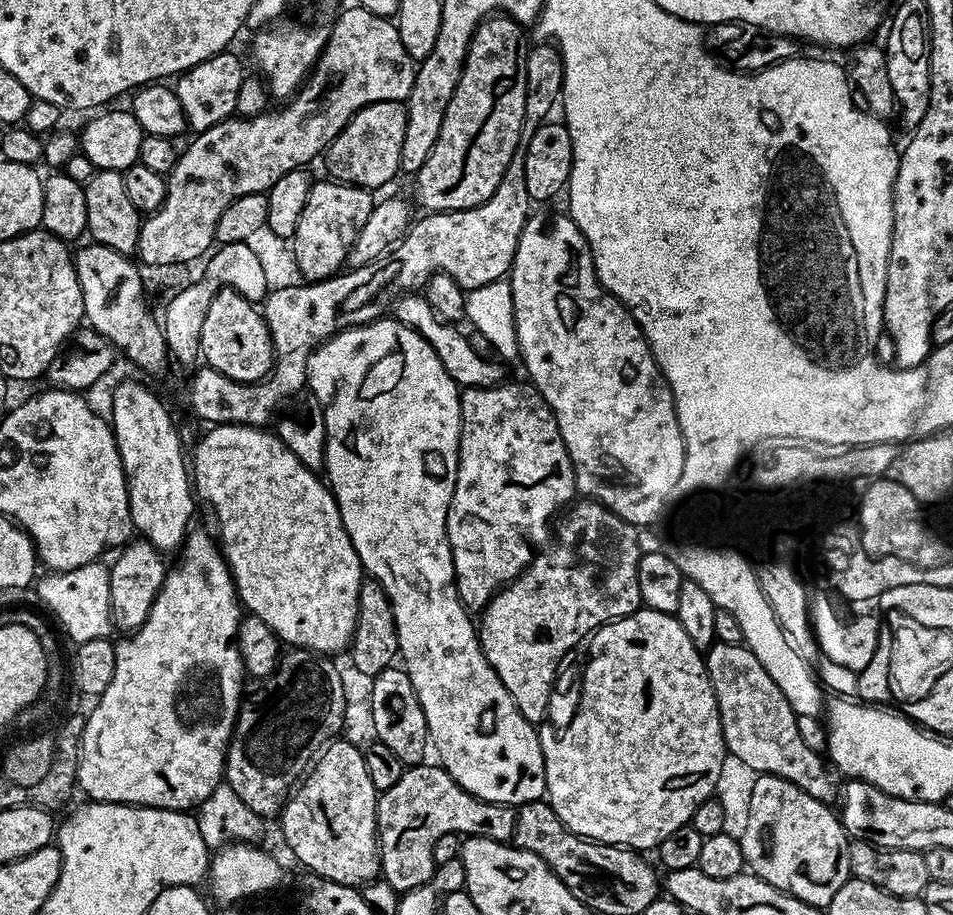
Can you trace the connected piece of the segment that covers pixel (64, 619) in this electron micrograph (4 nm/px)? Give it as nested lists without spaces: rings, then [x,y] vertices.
[[[95,560],[72,571],[51,575],[47,582],[40,580],[35,583],[41,603],[49,606],[73,643],[93,641],[100,637],[107,639],[114,630],[108,569],[107,565],[102,566]]]

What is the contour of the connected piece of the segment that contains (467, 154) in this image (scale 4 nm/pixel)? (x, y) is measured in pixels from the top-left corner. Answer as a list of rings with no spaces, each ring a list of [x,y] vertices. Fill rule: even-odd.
[[[507,14],[480,21],[464,53],[464,69],[446,106],[434,150],[414,174],[416,200],[428,212],[457,212],[494,194],[520,141],[526,114],[525,29]]]

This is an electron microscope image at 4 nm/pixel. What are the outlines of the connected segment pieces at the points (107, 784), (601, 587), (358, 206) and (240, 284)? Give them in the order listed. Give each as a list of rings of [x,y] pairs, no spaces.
[[[216,543],[213,548],[208,544],[202,546],[202,570],[182,570],[182,566],[173,563],[167,569],[164,584],[150,606],[150,614],[146,622],[135,632],[125,635],[124,641],[116,644],[116,665],[114,678],[110,678],[110,686],[95,701],[96,709],[87,713],[84,722],[84,739],[80,749],[80,767],[78,769],[78,788],[84,791],[89,801],[107,802],[110,804],[130,804],[146,808],[171,808],[173,810],[192,810],[210,798],[210,794],[222,782],[224,761],[228,750],[228,739],[232,737],[232,727],[236,724],[236,716],[240,713],[240,701],[245,691],[246,673],[240,657],[240,649],[234,641],[240,628],[242,605],[236,595],[236,583],[232,580],[232,572],[228,569],[228,561]]]
[[[587,498],[581,499],[579,502],[573,503],[571,507],[567,509],[566,515],[563,517],[564,525],[557,527],[554,532],[554,539],[545,547],[543,550],[536,553],[536,557],[532,559],[528,563],[528,569],[522,573],[520,577],[518,577],[517,580],[512,581],[510,584],[505,584],[503,588],[500,589],[499,592],[496,593],[495,596],[492,597],[492,600],[484,609],[482,610],[482,615],[484,616],[481,618],[481,620],[478,620],[478,635],[480,637],[480,648],[484,652],[485,658],[490,662],[490,666],[493,668],[493,670],[498,674],[498,678],[502,682],[502,686],[506,686],[506,690],[510,694],[510,698],[514,698],[514,702],[518,706],[518,710],[522,714],[522,718],[526,718],[530,721],[531,724],[540,726],[545,723],[544,715],[548,712],[548,703],[552,700],[552,683],[556,680],[556,667],[560,664],[560,659],[563,658],[564,655],[567,654],[568,651],[571,650],[572,647],[575,646],[576,643],[579,642],[580,639],[585,636],[585,638],[591,637],[593,633],[595,633],[596,629],[603,628],[606,624],[611,624],[614,620],[620,620],[623,618],[623,616],[628,616],[631,614],[631,612],[635,612],[637,608],[641,607],[640,603],[640,591],[638,590],[638,566],[636,565],[638,561],[640,561],[640,557],[642,555],[642,547],[640,548],[640,536],[638,533],[637,525],[635,524],[627,524],[624,519],[619,516],[618,514],[614,514],[605,504],[598,504],[594,500],[589,500]]]
[[[331,178],[313,183],[308,204],[302,210],[298,230],[290,247],[305,281],[327,280],[345,267],[348,251],[356,235],[362,230],[366,218],[370,218],[374,203],[373,193],[355,184],[341,184]]]
[[[245,241],[219,245],[209,258],[198,280],[192,283],[189,281],[172,294],[174,296],[169,300],[161,319],[161,328],[169,353],[175,363],[177,361],[184,366],[193,367],[201,357],[203,319],[206,318],[211,299],[220,288],[230,287],[255,304],[261,303],[270,290],[270,274],[265,261],[258,258]]]

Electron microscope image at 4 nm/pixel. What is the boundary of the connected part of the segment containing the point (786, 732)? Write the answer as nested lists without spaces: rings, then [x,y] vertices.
[[[713,643],[706,652],[706,675],[716,695],[724,747],[731,759],[741,760],[752,774],[786,778],[786,782],[806,790],[810,798],[825,802],[837,799],[838,784],[836,788],[829,761],[802,742],[796,712],[749,648],[744,644]]]

